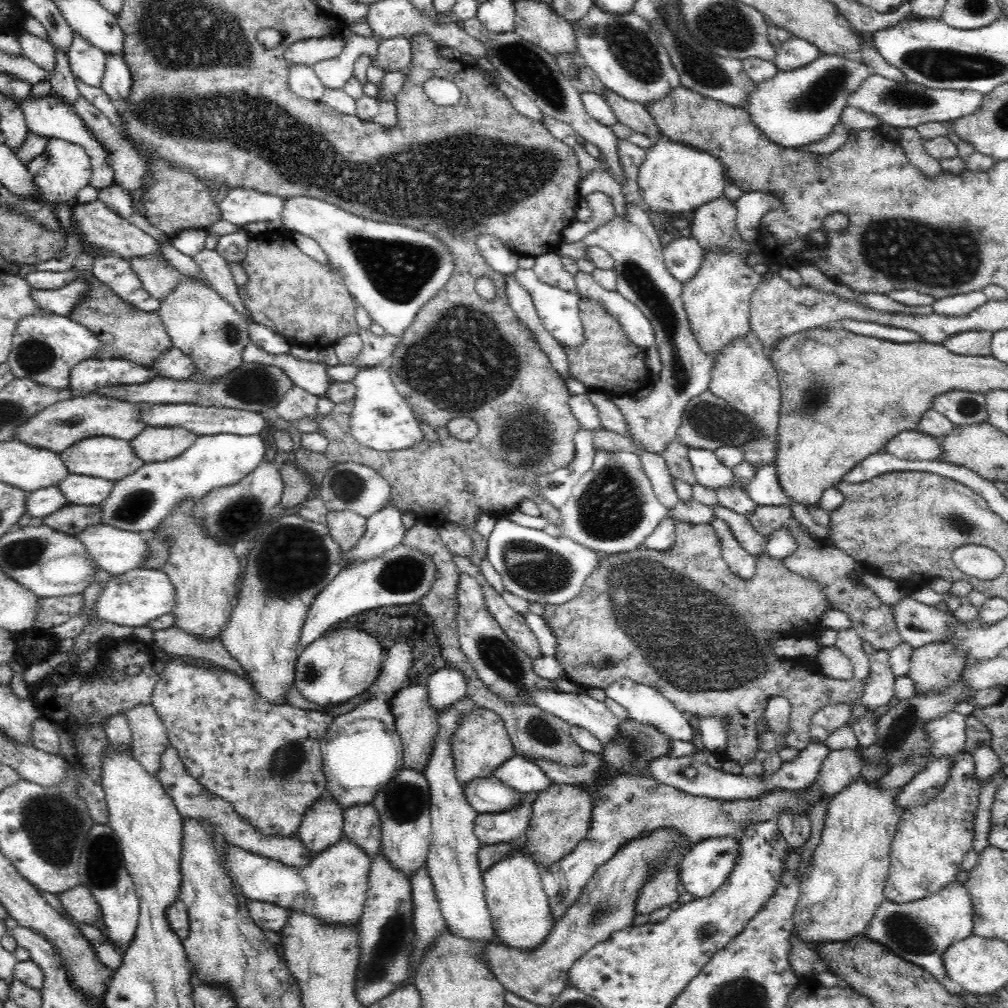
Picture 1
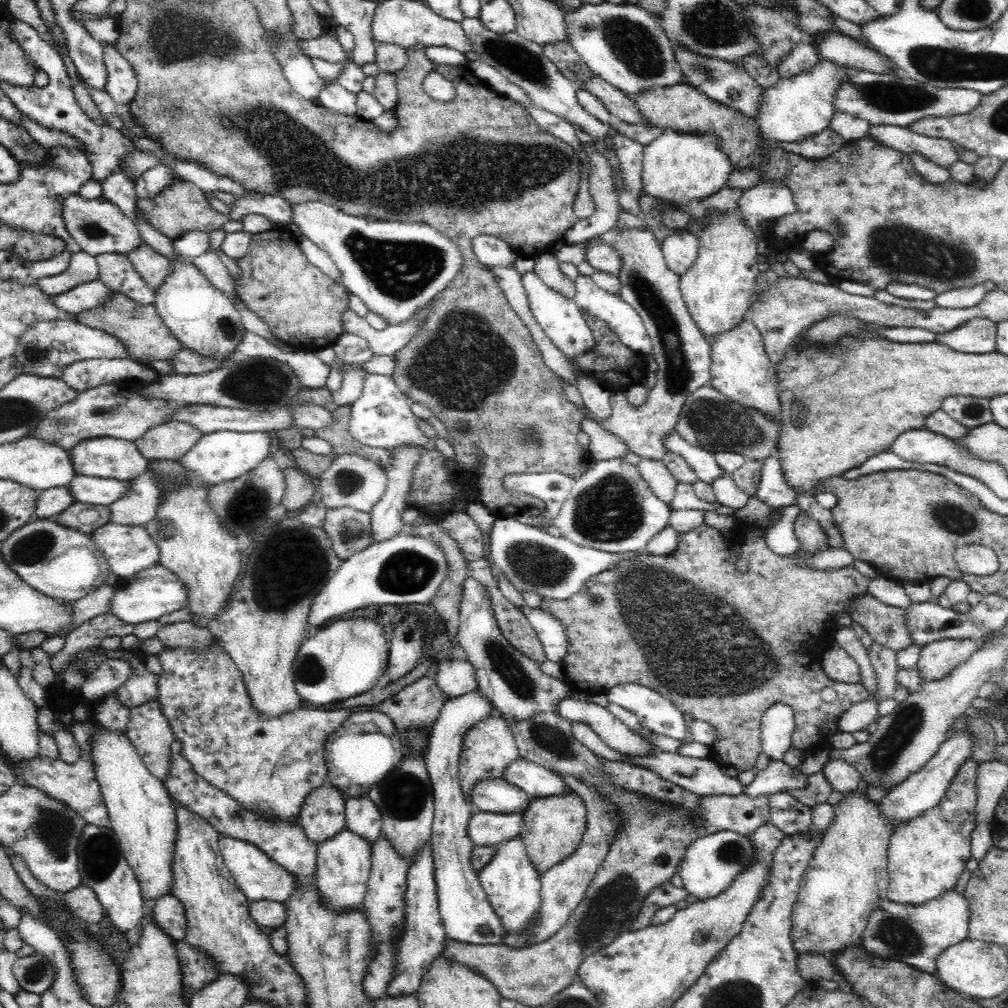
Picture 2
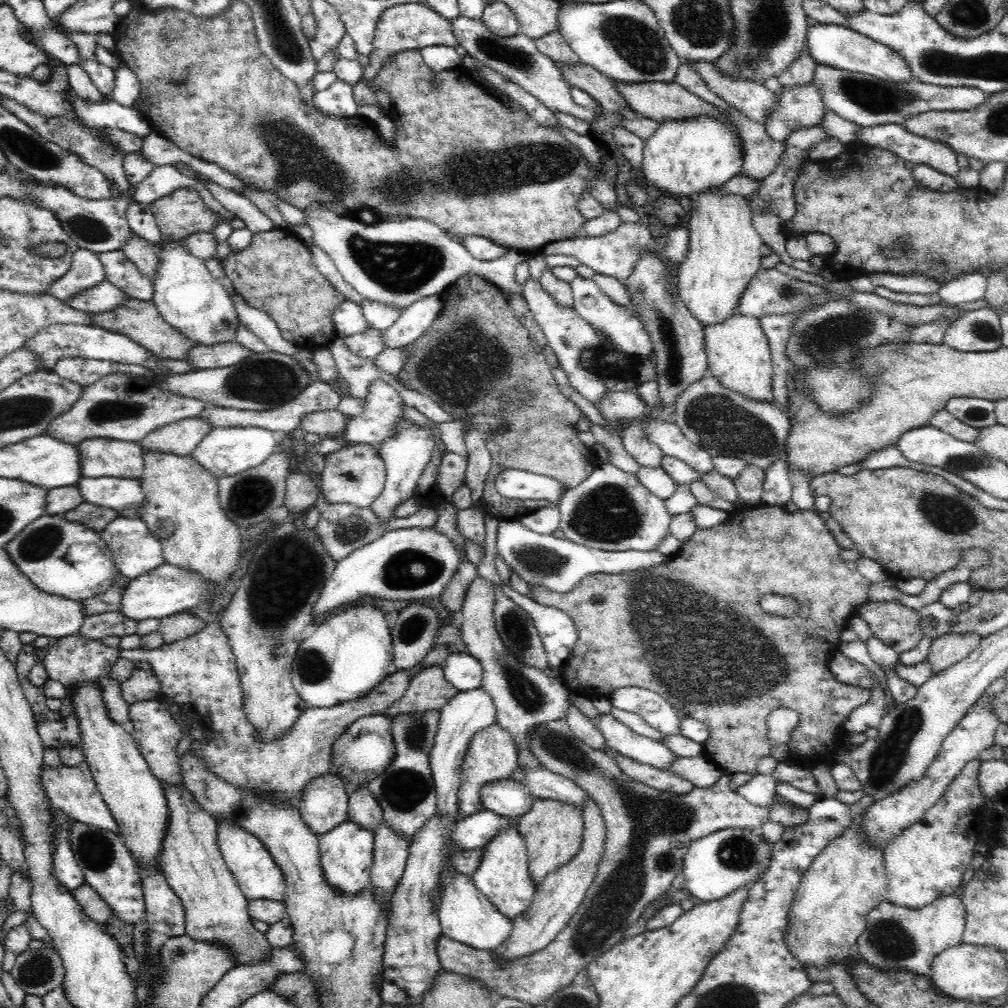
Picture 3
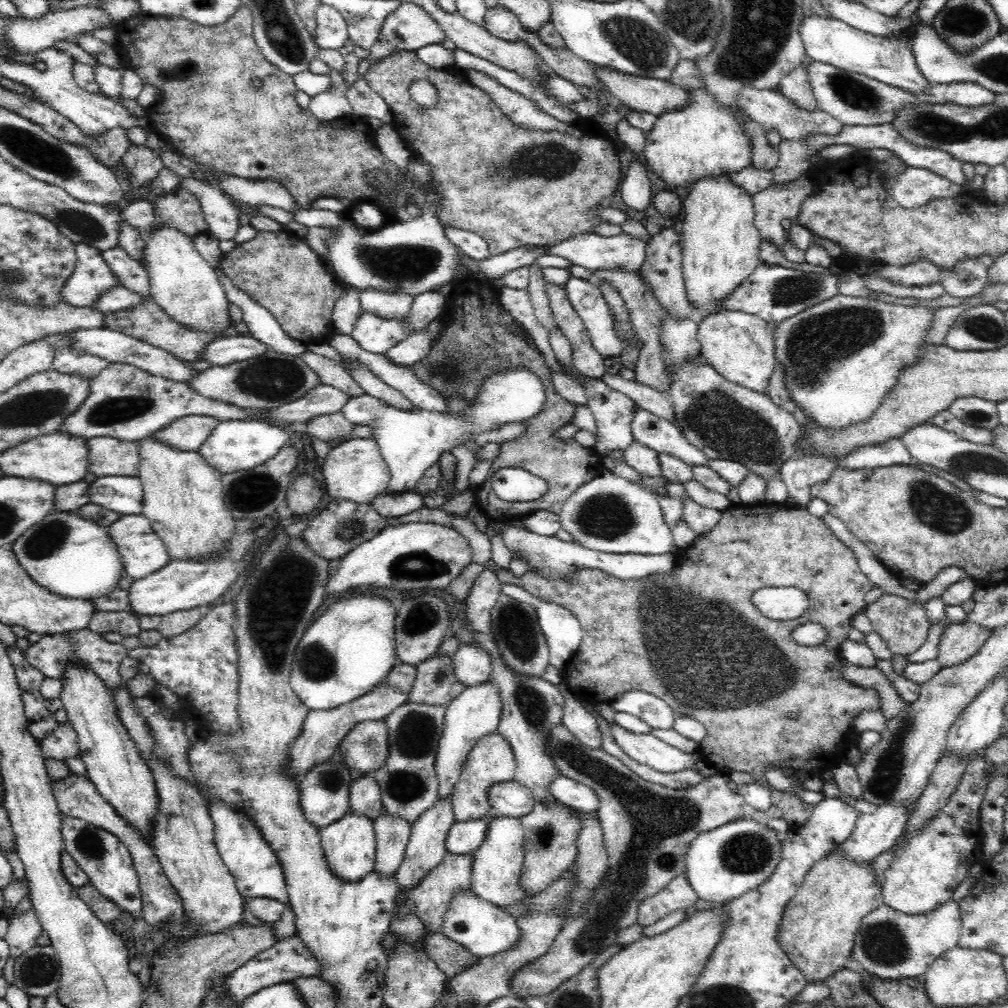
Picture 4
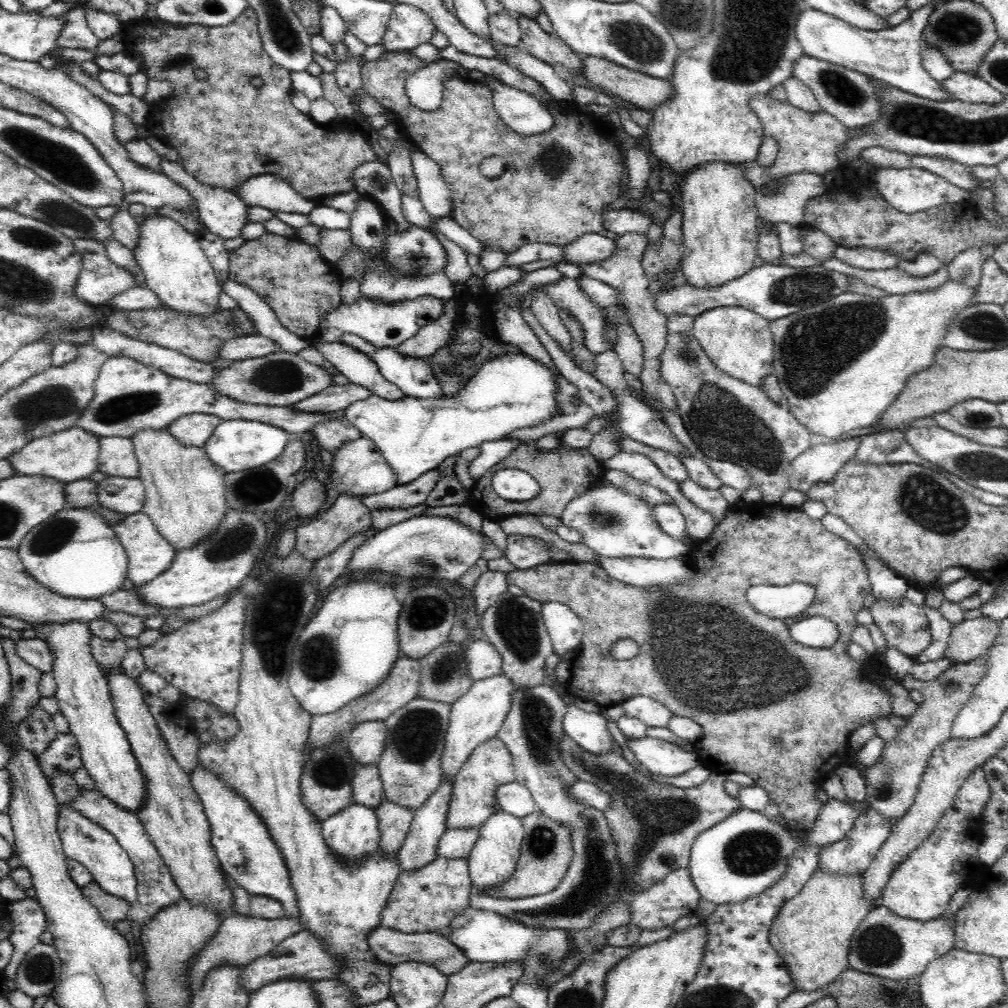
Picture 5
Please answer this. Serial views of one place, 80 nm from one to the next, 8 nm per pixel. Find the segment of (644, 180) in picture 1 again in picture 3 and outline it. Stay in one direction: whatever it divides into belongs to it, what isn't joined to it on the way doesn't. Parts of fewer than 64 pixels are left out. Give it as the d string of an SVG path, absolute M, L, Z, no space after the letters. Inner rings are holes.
M694 116L694 118L686 118L686 120L664 120L660 122L654 133L645 140L643 148L643 164L642 176L648 184L656 186L664 193L664 196L679 198L679 196L687 196L691 194L700 195L704 190L711 187L720 187L724 185L730 178L741 174L742 166L744 166L744 152L742 140L738 133L734 134L729 130L729 124L709 116Z

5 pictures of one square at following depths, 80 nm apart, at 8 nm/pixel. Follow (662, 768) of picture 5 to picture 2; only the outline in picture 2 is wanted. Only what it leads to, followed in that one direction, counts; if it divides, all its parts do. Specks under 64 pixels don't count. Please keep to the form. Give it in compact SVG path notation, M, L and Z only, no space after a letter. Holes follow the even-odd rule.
M572 694L560 702L558 715L572 722L588 724L602 740L623 755L646 758L658 751L651 743L630 730L621 720L614 717L607 708L601 708L592 702L575 702Z

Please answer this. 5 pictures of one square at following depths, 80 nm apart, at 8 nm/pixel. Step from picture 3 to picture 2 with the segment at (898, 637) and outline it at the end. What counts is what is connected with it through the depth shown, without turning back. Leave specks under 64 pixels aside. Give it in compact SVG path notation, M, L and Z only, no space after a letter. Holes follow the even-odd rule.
M866 593L847 606L851 620L861 624L874 642L896 652L914 646L905 621L905 609L888 606Z

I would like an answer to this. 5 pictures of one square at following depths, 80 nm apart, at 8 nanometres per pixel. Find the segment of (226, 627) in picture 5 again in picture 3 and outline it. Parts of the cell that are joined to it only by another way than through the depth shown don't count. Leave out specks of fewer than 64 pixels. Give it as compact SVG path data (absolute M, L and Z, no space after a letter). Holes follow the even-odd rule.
M220 610L216 612L216 620L205 622L200 632L192 634L179 642L171 644L164 643L160 648L155 650L147 650L145 648L136 648L135 650L123 650L120 657L131 660L132 663L146 662L150 665L150 671L156 676L161 687L161 692L176 704L182 707L182 712L188 716L190 721L190 732L193 743L191 750L197 752L212 773L216 773L218 777L224 779L226 783L234 785L234 787L245 788L259 792L263 796L277 796L277 798L285 798L297 802L301 794L302 788L308 785L314 778L327 774L331 765L333 744L345 733L345 730L360 718L368 718L368 716L385 716L386 710L390 710L398 700L402 700L402 696L406 692L412 679L406 670L391 669L387 678L376 688L372 689L362 699L349 701L330 708L310 708L304 710L300 714L300 718L296 720L294 726L277 741L264 743L258 737L254 737L254 727L248 723L245 718L242 707L242 693L240 690L240 676L237 670L237 660L232 647L228 643L228 635L223 631L219 618L224 612Z

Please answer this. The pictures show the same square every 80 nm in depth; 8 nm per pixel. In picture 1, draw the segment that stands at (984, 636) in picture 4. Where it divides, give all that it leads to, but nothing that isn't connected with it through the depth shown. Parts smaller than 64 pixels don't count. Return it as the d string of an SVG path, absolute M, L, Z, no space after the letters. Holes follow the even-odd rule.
M948 639L916 648L910 663L907 674L914 681L915 691L926 694L926 690L946 690L959 680L969 659L962 649L956 649Z

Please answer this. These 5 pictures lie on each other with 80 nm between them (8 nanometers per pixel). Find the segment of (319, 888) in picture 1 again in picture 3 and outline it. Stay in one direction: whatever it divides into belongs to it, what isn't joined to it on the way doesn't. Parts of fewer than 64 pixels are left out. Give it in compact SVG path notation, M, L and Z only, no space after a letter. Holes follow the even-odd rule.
M350 819L344 820L342 824L334 826L332 830L319 835L321 865L328 884L341 892L351 892L352 894L362 892L362 888L371 882L373 844L373 831L352 822ZM219 820L217 824L217 843L220 854L227 867L232 871L242 894L250 900L285 900L285 878L281 868L274 862L272 855L266 850L264 844L253 834L246 832L229 820Z

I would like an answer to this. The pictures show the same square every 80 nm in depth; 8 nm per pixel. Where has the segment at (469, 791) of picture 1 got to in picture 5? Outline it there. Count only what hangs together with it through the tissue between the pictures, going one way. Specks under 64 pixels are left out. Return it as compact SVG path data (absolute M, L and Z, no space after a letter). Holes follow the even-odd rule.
M517 781L498 787L495 795L498 807L518 818L523 819L536 809L531 792Z

